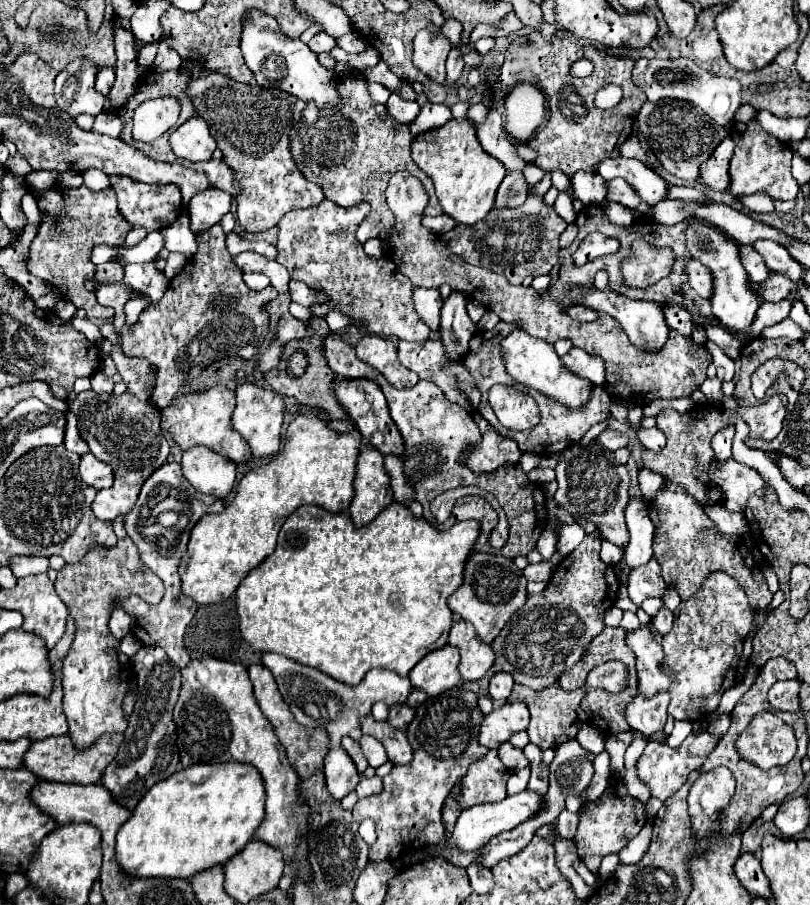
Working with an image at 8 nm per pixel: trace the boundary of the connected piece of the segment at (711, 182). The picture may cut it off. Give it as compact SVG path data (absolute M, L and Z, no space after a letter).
M725 138L711 158L701 164L701 184L709 186L711 190L727 190L729 188L729 160L733 156L733 140Z

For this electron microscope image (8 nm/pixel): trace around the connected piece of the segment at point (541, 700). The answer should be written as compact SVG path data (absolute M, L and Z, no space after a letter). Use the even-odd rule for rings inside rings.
M515 684L509 702L525 702L527 704L527 708L531 712L531 724L527 728L529 740L533 744L537 744L541 750L547 750L547 748L557 748L563 742L575 738L581 724L585 724L585 720L587 720L585 712L579 708L579 702L585 696L585 692L587 692L585 688L579 688L575 692L565 692L565 690L561 690L561 686L549 686L545 690L535 692L527 686ZM575 710L577 710L577 714L575 714ZM575 718L577 718L577 724L575 724ZM573 724L575 724L575 728L573 728Z

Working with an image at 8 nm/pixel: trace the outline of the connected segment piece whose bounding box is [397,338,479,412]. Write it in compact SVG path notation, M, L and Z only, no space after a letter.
M439 338L427 340L423 344L399 340L397 348L399 348L399 362L405 368L409 368L411 372L415 372L421 380L435 382L445 392L445 396L451 402L459 404L467 412L475 412L477 410L477 406L479 406L479 390L475 388L475 380L471 380L471 374L467 372L467 368L463 368L463 362L447 360L447 352L443 352L443 342Z

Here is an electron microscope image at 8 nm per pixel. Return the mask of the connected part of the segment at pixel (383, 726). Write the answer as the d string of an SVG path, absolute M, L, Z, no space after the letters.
M371 714L363 716L363 724L361 724L363 734L369 734L373 738L377 738L385 750L387 756L393 764L409 764L411 760L411 744L407 742L407 736L403 730L393 728L387 720L379 722L375 720Z

